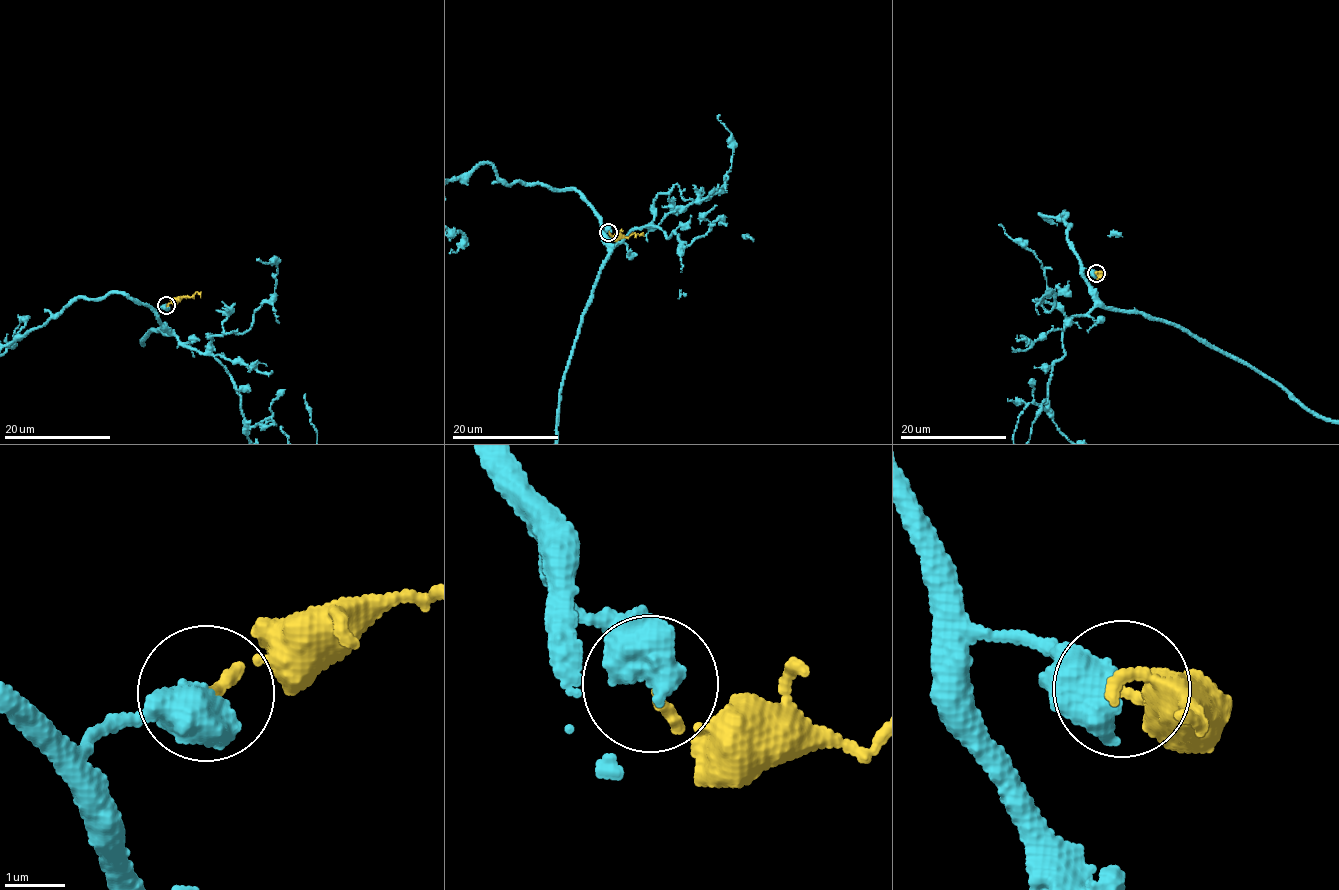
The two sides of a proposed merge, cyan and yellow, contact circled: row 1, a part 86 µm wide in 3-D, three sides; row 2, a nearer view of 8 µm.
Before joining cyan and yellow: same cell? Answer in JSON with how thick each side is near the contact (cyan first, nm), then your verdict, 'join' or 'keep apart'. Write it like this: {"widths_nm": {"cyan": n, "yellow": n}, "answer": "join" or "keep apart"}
{"widths_nm": {"cyan": 550, "yellow": 170}, "answer": "join"}

